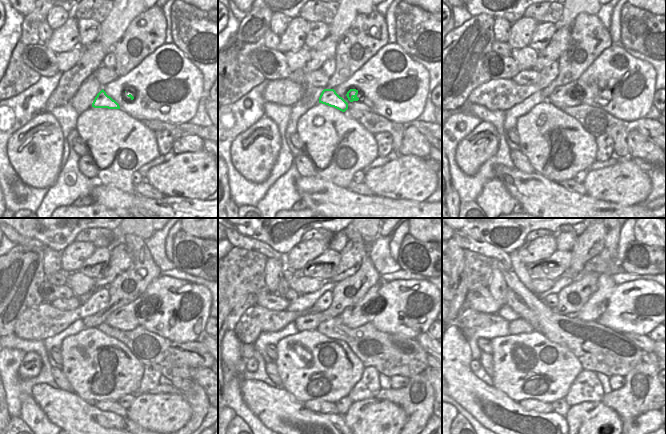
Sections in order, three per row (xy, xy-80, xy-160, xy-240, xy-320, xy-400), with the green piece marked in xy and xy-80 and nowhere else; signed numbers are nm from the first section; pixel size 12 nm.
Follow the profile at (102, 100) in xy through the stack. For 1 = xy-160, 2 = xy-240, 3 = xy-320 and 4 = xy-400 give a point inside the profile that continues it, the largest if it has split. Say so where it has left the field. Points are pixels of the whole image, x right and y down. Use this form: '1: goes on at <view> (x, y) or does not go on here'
1: goes on at xy-160 (570, 95)
2: goes on at xy-240 (125, 318)
3: goes on at xy-320 (362, 312)
4: goes on at xy-400 (596, 305)

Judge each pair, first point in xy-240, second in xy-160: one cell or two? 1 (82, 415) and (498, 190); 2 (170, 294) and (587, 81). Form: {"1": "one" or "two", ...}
{"1": "two", "2": "one"}

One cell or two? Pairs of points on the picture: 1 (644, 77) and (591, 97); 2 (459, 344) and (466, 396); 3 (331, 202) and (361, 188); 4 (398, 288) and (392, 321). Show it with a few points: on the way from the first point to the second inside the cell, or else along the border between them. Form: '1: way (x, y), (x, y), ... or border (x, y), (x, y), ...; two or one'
1: way (631, 79), (619, 79), (604, 90); one
2: way (459, 357), (460, 383); one
3: border (347, 187), (361, 194), (373, 194); two
4: way (398, 296), (397, 313); one

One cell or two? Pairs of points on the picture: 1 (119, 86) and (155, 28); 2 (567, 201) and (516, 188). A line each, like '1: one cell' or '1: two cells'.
1: two cells
2: one cell

